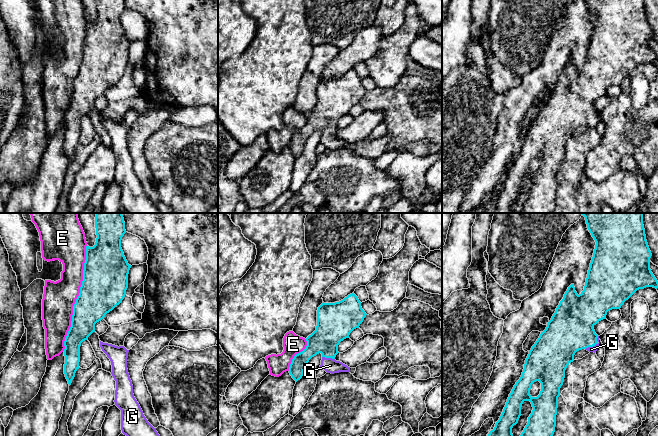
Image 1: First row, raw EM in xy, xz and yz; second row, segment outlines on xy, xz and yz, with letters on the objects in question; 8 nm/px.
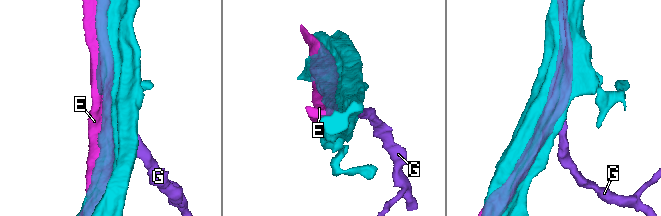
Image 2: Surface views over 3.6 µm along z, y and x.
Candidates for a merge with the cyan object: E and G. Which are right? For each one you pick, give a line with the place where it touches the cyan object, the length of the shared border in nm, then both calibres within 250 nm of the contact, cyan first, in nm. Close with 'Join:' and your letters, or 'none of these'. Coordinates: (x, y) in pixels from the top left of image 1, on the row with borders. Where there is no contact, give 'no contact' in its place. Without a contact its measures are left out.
G: yz (591, 346) | 120 nm | 360/50 nm
Join: G

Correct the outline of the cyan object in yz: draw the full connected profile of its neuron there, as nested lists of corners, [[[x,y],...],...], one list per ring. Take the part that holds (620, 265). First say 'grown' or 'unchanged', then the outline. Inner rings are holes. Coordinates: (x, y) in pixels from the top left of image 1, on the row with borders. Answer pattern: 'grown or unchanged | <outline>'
grown | [[[582,213],[582,215],[596,242],[584,290],[578,295],[574,284],[568,287],[546,329],[541,332],[529,351],[522,375],[514,385],[499,420],[488,436],[513,436],[512,428],[518,423],[524,401],[530,401],[533,410],[520,436],[553,436],[558,397],[567,366],[574,361],[577,351],[585,349],[595,353],[599,347],[599,336],[593,327],[606,319],[608,311],[620,309],[637,290],[646,287],[658,288],[658,281],[650,269],[652,254],[646,240],[643,213]],[[536,381],[541,383],[541,391],[537,397],[532,397],[530,389]]]

